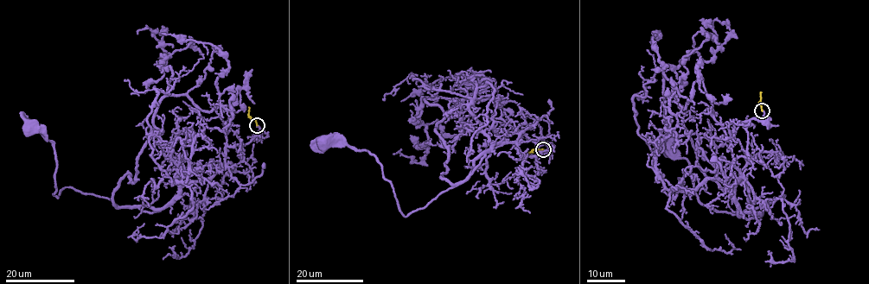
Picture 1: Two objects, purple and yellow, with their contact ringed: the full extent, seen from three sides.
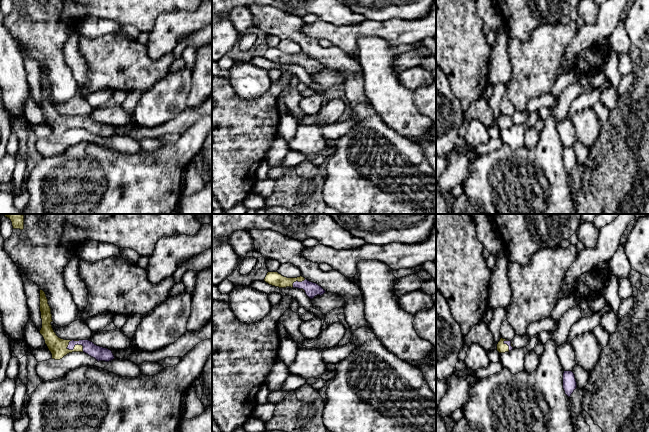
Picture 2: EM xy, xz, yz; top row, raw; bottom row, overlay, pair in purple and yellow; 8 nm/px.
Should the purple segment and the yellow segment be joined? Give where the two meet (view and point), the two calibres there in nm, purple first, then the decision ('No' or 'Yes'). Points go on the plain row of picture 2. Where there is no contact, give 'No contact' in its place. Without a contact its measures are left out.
Touches purple at xy (74, 122). Thickness 110 nm (purple) against 140 nm. Yes

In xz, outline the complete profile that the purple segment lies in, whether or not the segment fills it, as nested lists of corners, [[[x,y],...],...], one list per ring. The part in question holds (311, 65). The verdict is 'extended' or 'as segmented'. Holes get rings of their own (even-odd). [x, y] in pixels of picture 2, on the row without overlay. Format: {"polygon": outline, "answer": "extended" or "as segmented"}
{"polygon": [[[268,48],[264,57],[269,61],[279,64],[291,63],[301,65],[310,75],[313,75],[317,71],[321,72],[326,68],[321,62],[308,57],[302,52],[297,54],[287,54],[278,48]]], "answer": "extended"}

